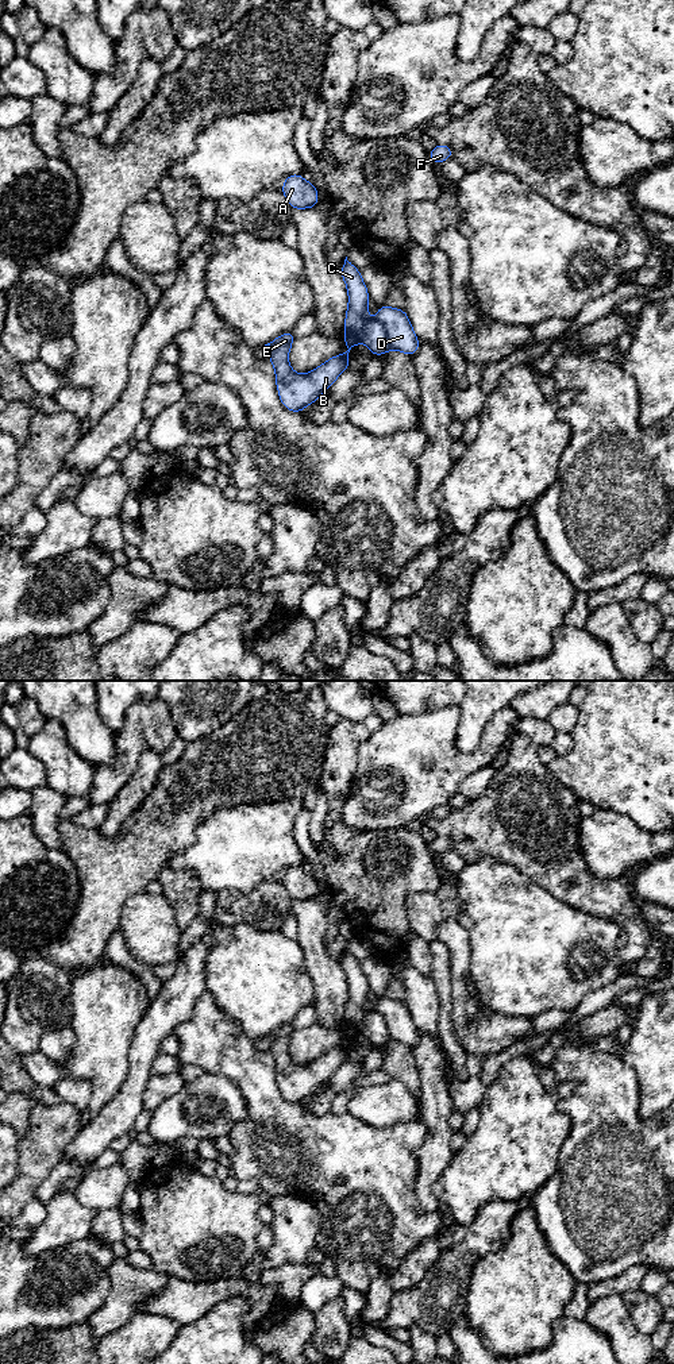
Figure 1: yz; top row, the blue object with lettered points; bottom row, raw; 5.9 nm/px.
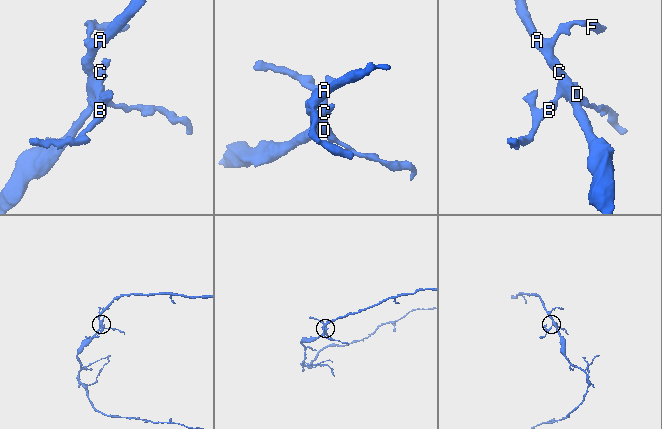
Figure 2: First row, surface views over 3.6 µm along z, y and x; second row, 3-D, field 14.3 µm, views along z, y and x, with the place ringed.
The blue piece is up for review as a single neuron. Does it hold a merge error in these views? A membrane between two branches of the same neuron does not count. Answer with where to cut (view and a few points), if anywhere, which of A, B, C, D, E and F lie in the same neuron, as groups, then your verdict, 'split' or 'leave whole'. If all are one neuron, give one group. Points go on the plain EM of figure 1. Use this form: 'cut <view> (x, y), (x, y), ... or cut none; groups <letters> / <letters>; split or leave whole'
cut yz (376, 1010), (382, 1016), (391, 1039); groups A F / B C D E; split

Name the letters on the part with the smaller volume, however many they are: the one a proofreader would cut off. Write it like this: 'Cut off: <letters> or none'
Cut off: B, C, D, E

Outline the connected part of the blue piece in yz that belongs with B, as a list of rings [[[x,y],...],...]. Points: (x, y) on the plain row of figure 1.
[[[347,948],[340,964],[348,983],[348,998],[343,1024],[344,1036],[348,1040],[346,1044],[330,1049],[311,1064],[297,1066],[292,1061],[288,1052],[294,1032],[292,1022],[265,1036],[271,1039],[269,1052],[276,1061],[278,1088],[288,1102],[301,1105],[307,1097],[313,1095],[324,1082],[328,1082],[335,1071],[350,1059],[350,1041],[362,1033],[363,1018],[369,1013],[369,983],[359,962],[347,952]]]

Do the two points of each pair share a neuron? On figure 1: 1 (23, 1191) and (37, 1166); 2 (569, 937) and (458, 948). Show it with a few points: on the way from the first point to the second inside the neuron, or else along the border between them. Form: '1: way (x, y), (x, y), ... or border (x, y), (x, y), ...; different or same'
1: way (24, 1185), (31, 1172); same
2: border (455, 919), (468, 933), (470, 979); different

